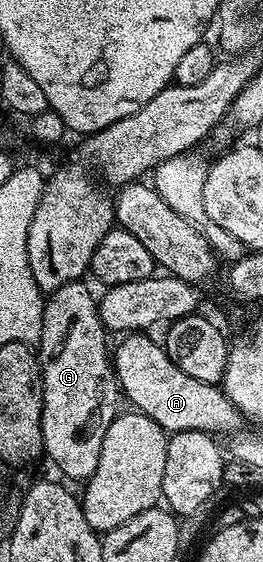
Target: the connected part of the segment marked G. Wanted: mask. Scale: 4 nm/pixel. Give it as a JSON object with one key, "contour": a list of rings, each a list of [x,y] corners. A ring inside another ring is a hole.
{"contour":[[[79,280],[64,284],[64,288],[54,291],[45,299],[40,339],[44,454],[58,465],[60,473],[80,480],[90,479],[96,472],[96,464],[100,464],[100,448],[104,448],[104,432],[108,432],[108,424],[112,424],[112,420],[120,413],[118,376],[114,372],[113,361],[108,360],[108,346],[106,350],[108,331],[101,318],[99,299],[84,283],[85,281]]]}

